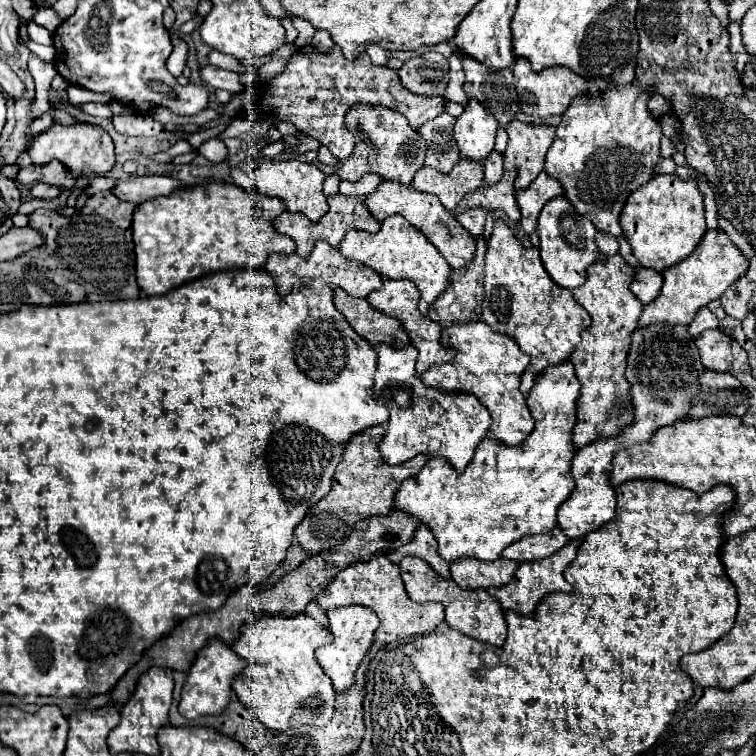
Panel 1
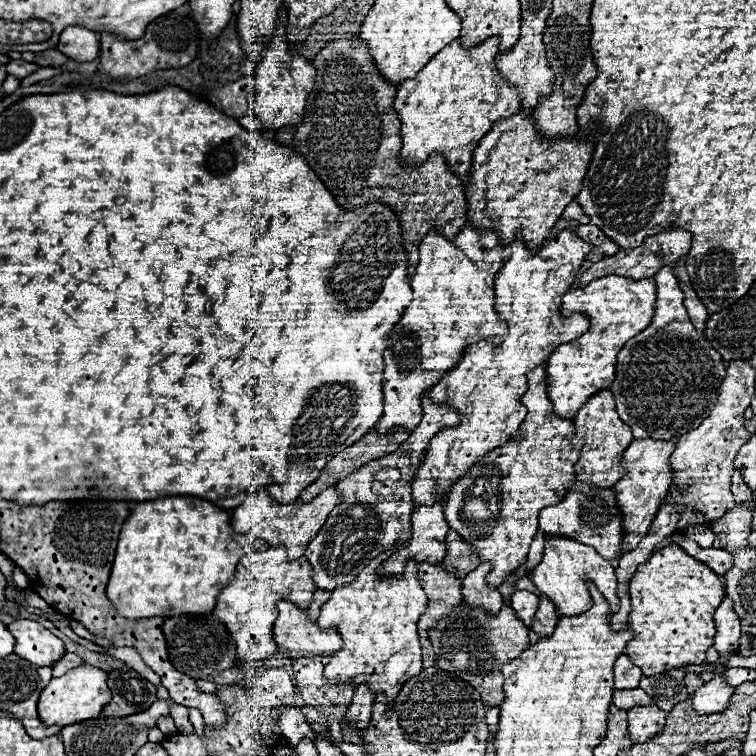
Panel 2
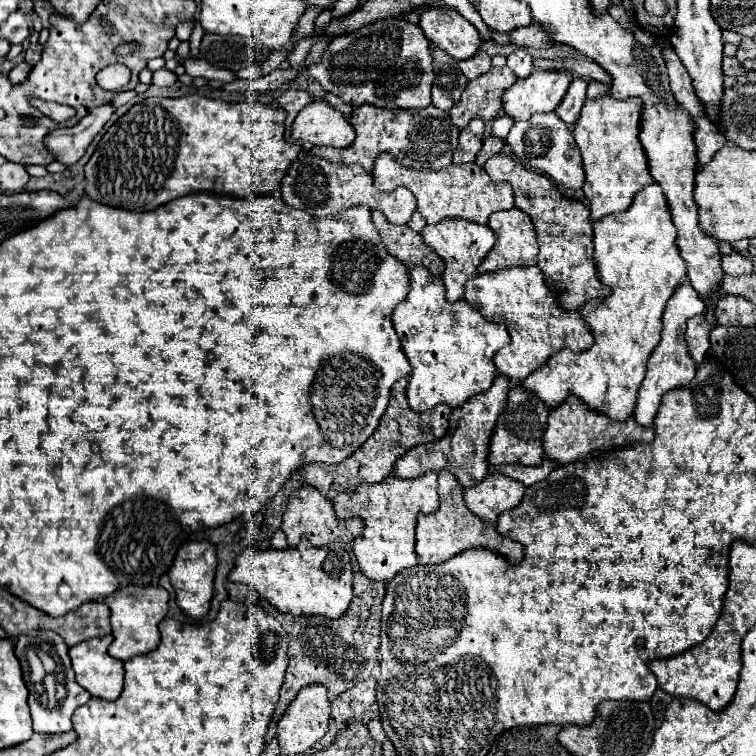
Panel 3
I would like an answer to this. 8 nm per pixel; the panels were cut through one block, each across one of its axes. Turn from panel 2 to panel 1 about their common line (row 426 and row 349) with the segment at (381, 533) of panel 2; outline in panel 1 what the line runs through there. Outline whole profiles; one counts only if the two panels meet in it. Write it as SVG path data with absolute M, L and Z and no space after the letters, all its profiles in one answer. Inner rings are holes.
M384 280L384 284L382 284L380 290L376 290L376 292L372 292L372 294L366 296L368 304L374 310L380 310L382 314L388 314L388 316L396 318L404 326L404 332L408 334L410 344L418 350L416 372L422 374L430 366L440 366L444 362L450 362L454 358L454 352L448 350L448 348L444 348L444 346L440 346L440 332L442 332L442 328L436 322L432 322L432 320L428 320L426 316L420 314L420 310L418 310L418 298L420 298L420 294L418 294L416 286L412 282L408 282L408 280Z

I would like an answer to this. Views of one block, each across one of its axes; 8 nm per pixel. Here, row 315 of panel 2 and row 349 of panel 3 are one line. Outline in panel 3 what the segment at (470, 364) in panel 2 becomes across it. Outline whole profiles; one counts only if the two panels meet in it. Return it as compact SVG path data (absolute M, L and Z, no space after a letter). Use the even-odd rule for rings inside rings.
M538 266L504 268L500 272L476 274L466 282L464 300L468 300L486 320L504 322L508 328L510 344L496 352L494 364L498 372L510 376L512 382L526 380L562 348L586 350L594 344L592 330L580 316L582 312L562 308L558 296L560 294L546 284Z

